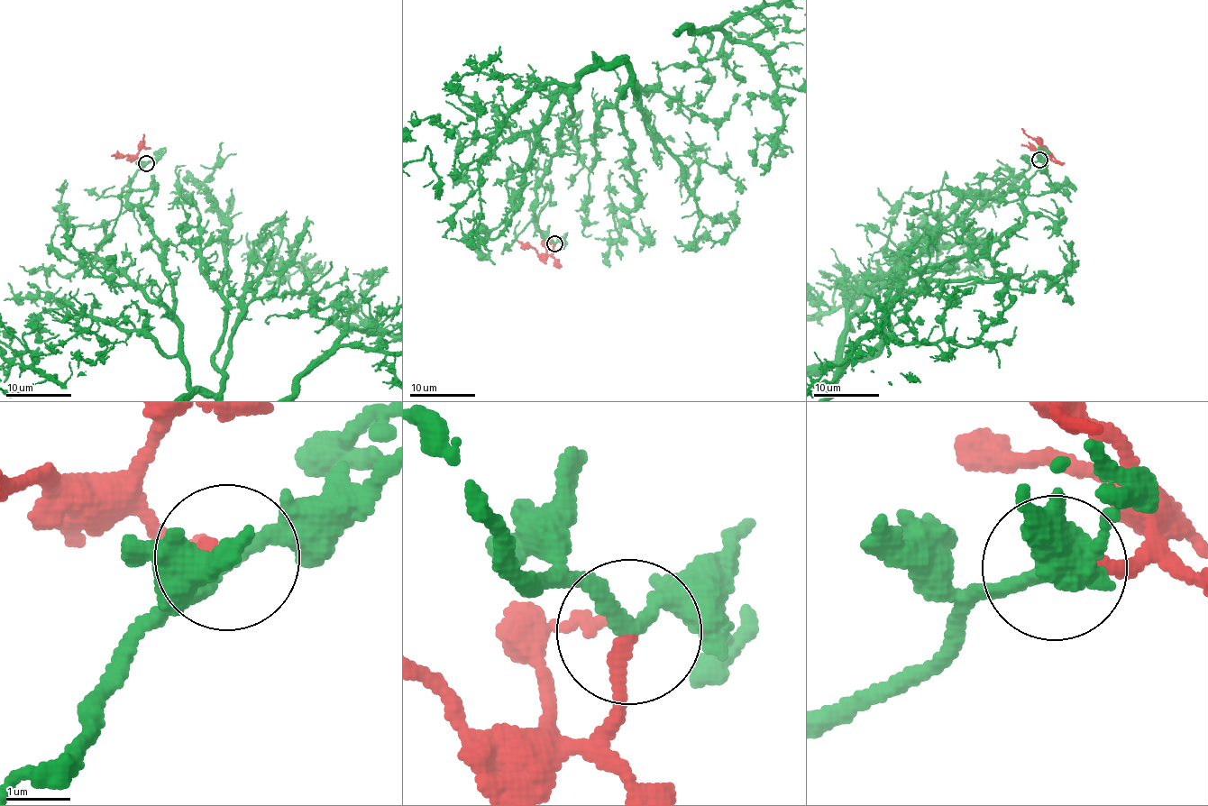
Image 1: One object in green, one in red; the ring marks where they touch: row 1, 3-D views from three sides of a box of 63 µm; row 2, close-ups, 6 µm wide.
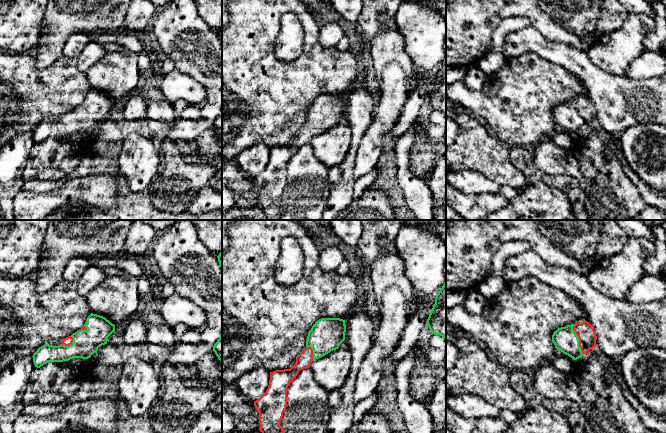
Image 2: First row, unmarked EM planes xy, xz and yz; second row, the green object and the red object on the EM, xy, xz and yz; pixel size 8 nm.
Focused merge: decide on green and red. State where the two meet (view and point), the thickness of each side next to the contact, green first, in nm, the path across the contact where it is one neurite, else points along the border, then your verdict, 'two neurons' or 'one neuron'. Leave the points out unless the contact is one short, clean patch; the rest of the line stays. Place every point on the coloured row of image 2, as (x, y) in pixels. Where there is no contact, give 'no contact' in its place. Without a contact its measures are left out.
meets green in yz at (578, 339); 190 nm thick on the green side, 140 nm on the other; one neuron

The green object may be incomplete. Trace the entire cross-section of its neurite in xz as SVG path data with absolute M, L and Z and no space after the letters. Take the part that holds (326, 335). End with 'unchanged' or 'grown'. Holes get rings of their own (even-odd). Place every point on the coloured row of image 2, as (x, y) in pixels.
M321 318L308 332L306 347L297 356L296 363L290 369L270 372L266 392L254 406L259 412L260 431L262 433L284 433L280 422L287 406L287 388L300 370L310 368L311 363L339 348L345 340L345 320L340 318Z; grown

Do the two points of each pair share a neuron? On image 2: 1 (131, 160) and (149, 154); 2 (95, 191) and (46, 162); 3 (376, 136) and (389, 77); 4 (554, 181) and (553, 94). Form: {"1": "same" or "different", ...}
{"1": "same", "2": "different", "3": "same", "4": "different"}

